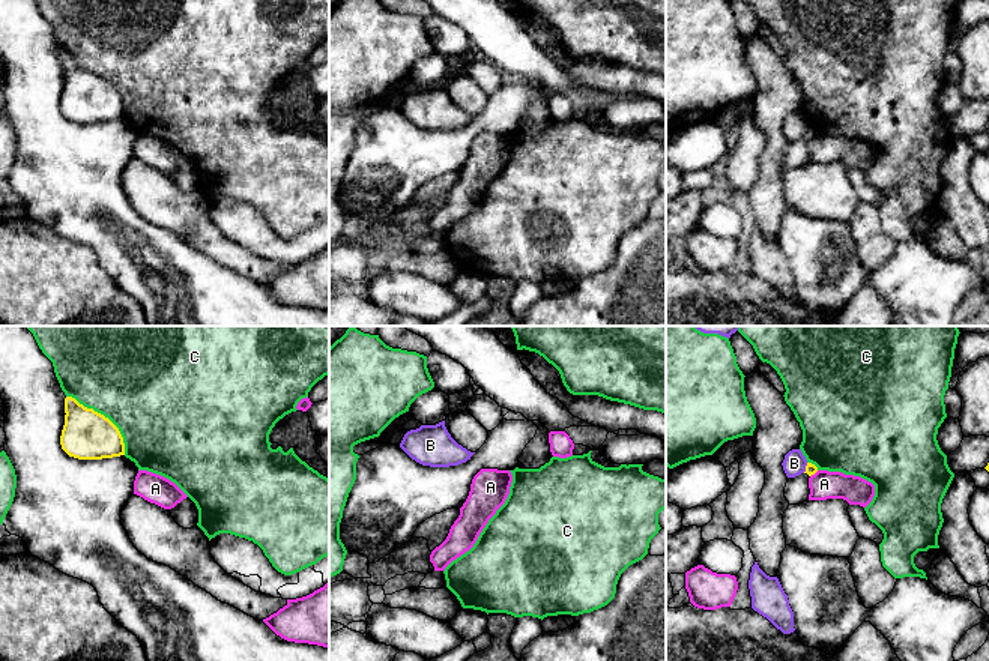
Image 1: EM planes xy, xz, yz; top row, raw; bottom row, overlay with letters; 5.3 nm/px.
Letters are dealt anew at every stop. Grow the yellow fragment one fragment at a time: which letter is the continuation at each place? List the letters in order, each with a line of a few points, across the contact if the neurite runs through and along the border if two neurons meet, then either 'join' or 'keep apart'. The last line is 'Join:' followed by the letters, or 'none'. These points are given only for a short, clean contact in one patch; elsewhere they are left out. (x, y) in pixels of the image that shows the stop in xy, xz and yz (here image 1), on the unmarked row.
A: line yz (818, 134), (810, 140); keep apart
B: keep apart
C: keep apart
Join: none

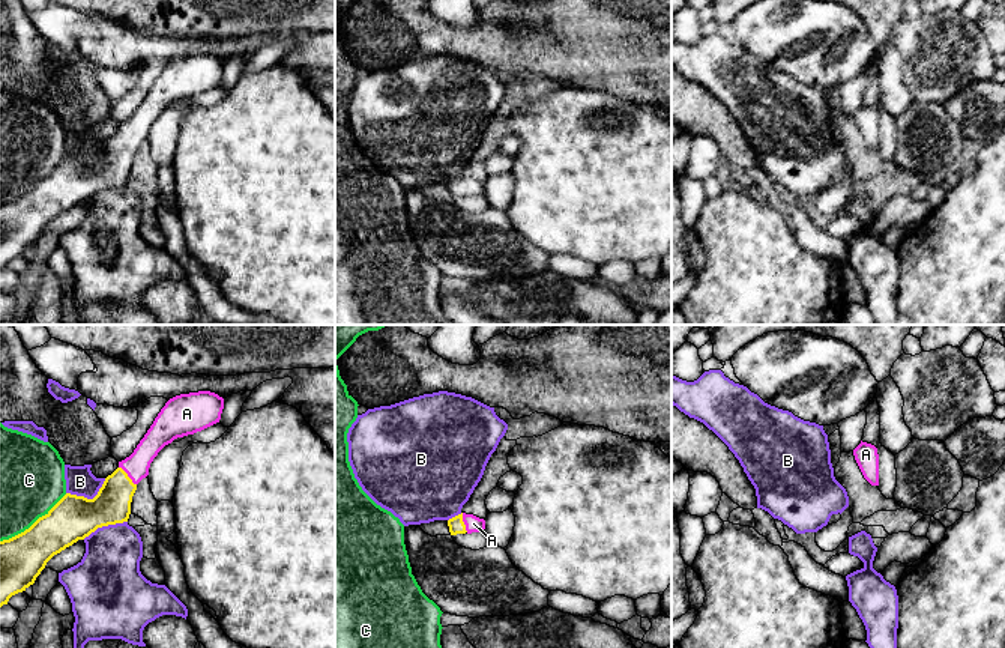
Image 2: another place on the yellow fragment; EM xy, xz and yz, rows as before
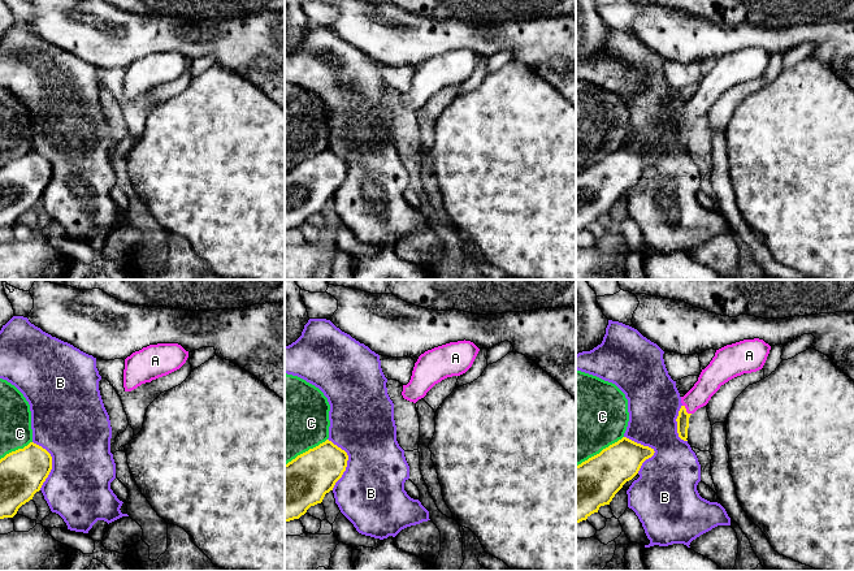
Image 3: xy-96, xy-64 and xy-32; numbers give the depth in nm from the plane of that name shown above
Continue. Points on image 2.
A: line xy (111, 169), (126, 139), (137, 128); join
B: keep apart
C: keep apart
Join: A

